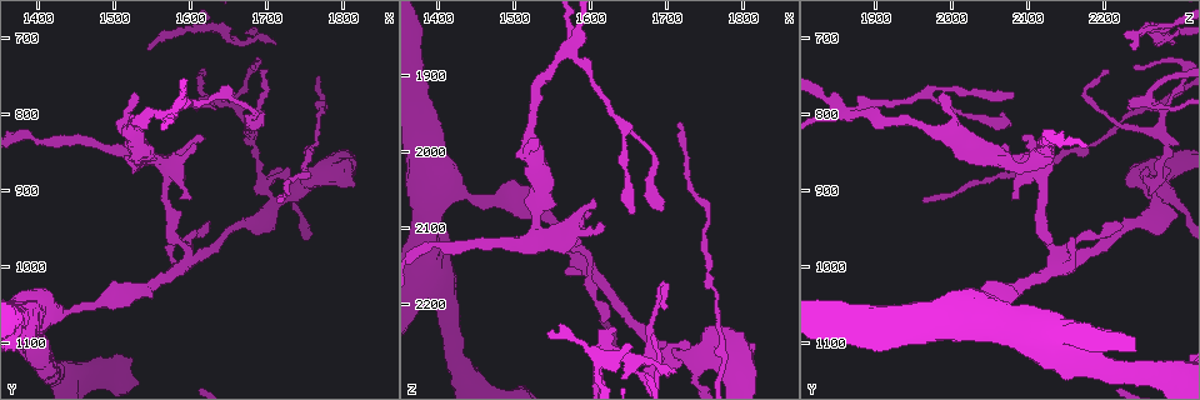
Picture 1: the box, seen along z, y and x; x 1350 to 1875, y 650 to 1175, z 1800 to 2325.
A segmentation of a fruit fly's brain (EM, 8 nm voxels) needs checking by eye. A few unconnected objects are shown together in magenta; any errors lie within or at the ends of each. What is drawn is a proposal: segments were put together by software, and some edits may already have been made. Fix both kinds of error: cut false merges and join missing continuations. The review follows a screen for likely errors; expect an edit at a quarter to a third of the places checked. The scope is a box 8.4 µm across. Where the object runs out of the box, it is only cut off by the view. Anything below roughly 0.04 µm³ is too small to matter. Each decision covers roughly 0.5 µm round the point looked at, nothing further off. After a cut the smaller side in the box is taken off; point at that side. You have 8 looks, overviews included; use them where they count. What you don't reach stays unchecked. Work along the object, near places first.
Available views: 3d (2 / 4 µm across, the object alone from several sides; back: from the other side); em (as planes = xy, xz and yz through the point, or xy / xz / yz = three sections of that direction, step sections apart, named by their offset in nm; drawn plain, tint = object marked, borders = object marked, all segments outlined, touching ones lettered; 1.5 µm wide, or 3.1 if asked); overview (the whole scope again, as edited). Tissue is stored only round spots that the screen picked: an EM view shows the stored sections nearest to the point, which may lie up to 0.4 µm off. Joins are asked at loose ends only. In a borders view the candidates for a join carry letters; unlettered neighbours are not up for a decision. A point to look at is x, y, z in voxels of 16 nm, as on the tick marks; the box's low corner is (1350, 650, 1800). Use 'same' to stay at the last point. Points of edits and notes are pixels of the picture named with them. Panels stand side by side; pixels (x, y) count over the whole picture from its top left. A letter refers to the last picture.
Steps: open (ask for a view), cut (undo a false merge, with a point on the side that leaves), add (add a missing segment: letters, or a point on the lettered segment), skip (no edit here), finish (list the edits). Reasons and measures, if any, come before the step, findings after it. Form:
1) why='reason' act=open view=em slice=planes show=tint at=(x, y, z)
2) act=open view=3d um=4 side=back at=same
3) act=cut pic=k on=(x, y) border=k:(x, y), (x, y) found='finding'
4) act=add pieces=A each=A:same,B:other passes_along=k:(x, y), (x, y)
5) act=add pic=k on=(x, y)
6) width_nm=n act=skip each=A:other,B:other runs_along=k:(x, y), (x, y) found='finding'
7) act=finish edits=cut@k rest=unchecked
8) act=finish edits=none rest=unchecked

why='branch stops here' act=open view=em slice=planes show=tint at=(1605, 830, 2090)

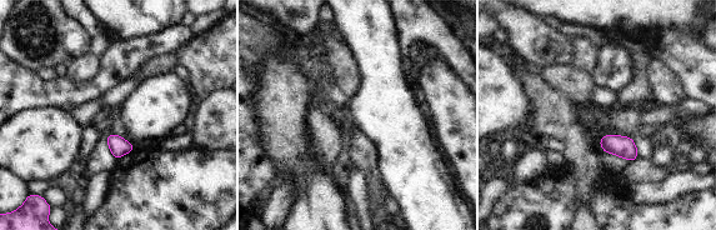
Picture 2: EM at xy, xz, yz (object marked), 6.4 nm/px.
why='see the neighbours' act=open view=em slice=planes show=borders at=same

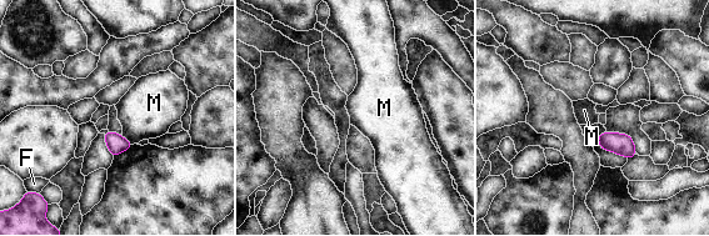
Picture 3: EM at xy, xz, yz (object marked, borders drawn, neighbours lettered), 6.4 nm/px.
act=skip each=F:other,M:other border=3:(120, 135), (133, 144) found='none of them fits'

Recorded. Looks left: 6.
why='free end' act=open view=em slice=planes show=tint at=(1620, 950, 2225)

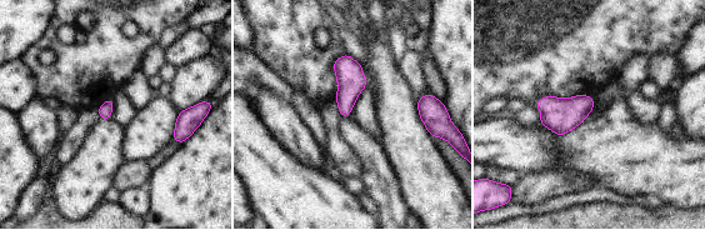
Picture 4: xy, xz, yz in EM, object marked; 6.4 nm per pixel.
why='what lies round it' act=open view=em slice=planes show=borders at=same

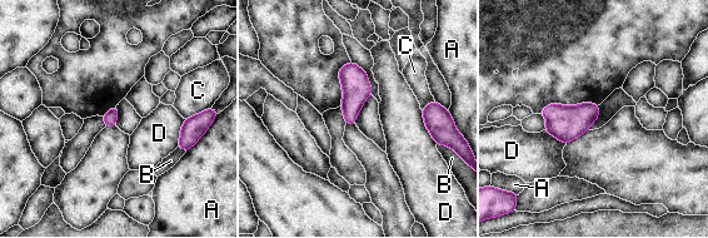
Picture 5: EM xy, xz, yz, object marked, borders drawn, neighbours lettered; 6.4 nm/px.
act=skip each=A:other,B:other,C:other,D:other found='none of them fits'

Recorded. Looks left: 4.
why='arms part here' act=open view=3d um=2 at=(1620, 780, 2255)

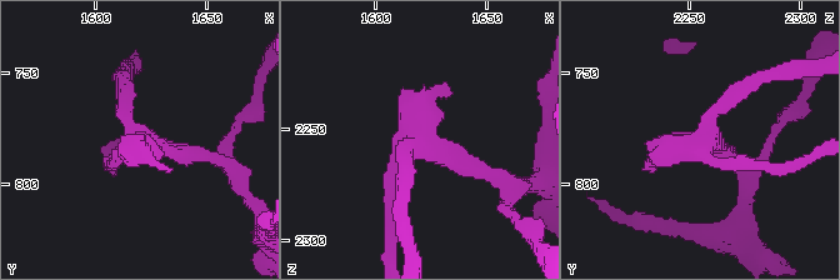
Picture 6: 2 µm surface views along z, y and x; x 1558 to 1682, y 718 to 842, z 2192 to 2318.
arms=3 act=open view=em slice=xy step=8 show=tint at=(1622, 780, 2257)

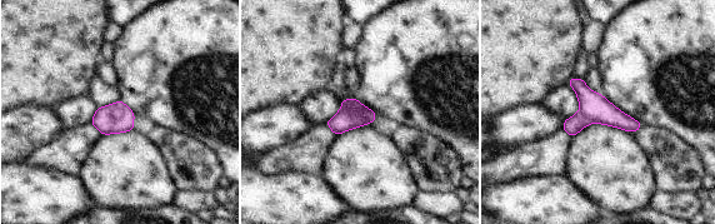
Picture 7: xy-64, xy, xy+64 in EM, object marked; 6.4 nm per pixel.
why='cut it another way' act=open view=em slice=planes show=borders at=same

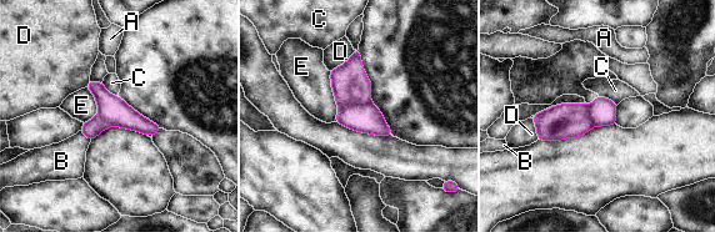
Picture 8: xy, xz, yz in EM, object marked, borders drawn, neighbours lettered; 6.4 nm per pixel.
longest_contact=E:340nm act=cut pic=8 on=(350, 85) each=A:other,B:other,C:other,D:other,E:other border=8:(369, 101), (339, 110) found='a second neuron is stuck on'

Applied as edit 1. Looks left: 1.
act=finish edits=cut@8 rest=unchecked

